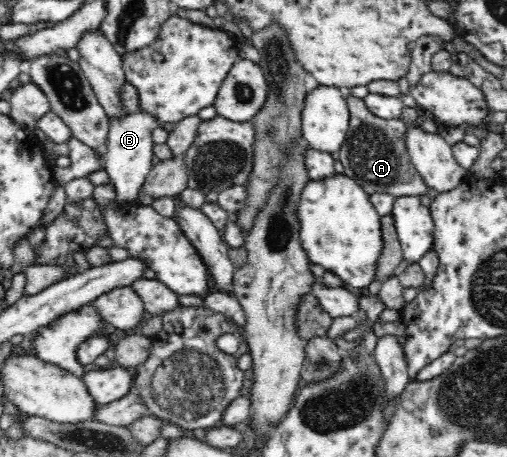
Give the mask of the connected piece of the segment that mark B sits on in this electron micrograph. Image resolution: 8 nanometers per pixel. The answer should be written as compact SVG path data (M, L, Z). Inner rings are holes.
M139 110L123 117L109 121L109 139L103 149L96 151L96 157L101 162L115 188L117 203L136 202L145 181L156 160L153 149L153 129L162 127L157 116L147 110Z

